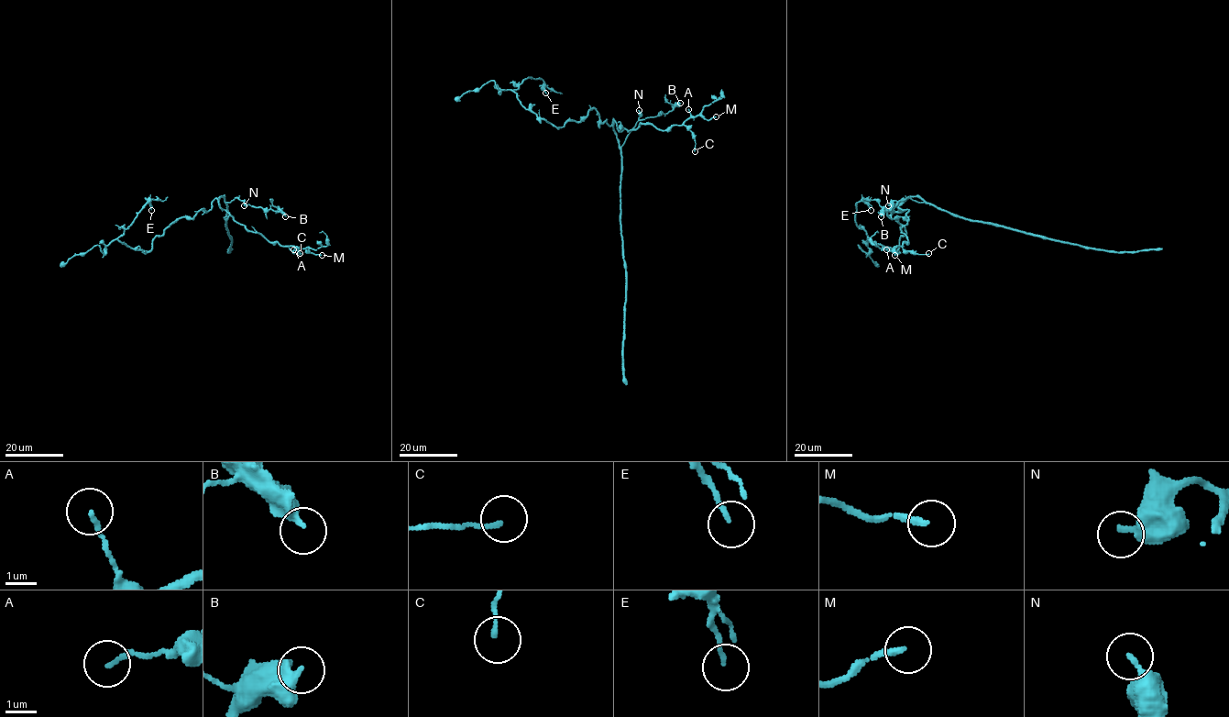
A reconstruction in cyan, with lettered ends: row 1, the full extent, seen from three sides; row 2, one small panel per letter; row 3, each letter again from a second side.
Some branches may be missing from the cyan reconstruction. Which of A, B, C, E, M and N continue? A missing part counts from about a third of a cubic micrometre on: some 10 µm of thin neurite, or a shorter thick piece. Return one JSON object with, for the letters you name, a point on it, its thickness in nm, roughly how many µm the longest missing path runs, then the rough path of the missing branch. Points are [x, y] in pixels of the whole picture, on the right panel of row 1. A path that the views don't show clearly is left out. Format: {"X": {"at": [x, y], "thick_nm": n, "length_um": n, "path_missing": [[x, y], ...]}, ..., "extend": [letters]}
{"M": {"at": [894, 255], "thick_nm": 190, "length_um": 20, "path_missing": [[894, 255], [887, 259], [893, 273]]}, "extend": ["M"]}

